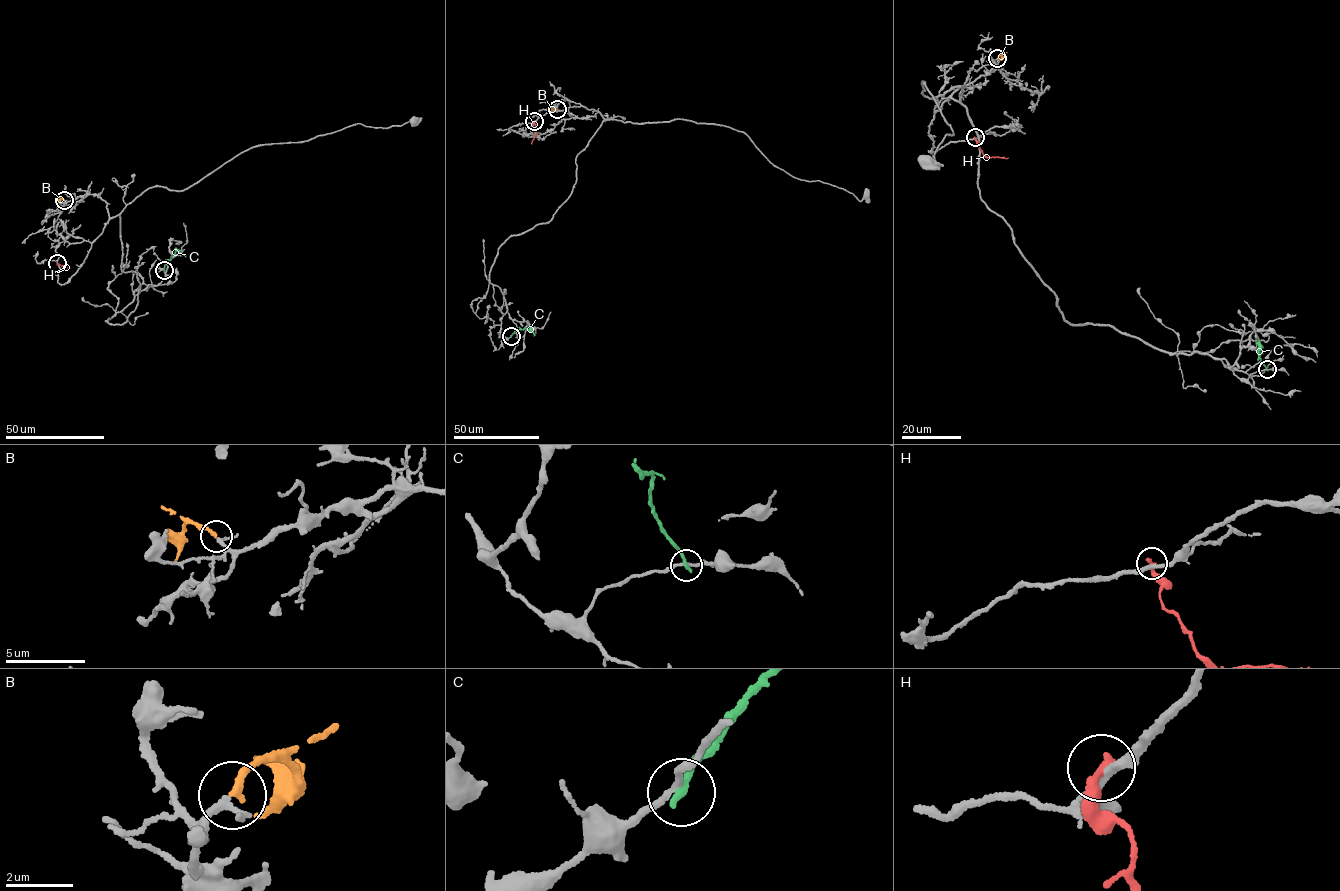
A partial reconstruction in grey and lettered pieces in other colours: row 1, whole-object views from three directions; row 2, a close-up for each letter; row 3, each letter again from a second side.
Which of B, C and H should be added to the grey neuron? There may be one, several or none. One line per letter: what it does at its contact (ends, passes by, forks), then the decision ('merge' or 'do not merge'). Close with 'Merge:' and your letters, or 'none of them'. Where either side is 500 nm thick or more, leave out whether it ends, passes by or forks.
B: it ends | merge
C: it ends | do not merge
H: it ends | do not merge
Merge: B

